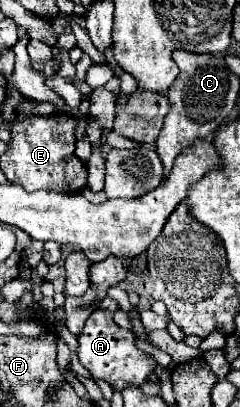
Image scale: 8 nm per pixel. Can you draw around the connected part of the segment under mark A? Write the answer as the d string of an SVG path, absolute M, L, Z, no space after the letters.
M98 310L92 312L92 316L86 320L82 334L78 336L78 358L94 378L102 378L114 388L122 390L124 384L142 386L148 374L156 368L156 362L152 356L138 350L134 340L136 336L130 330L122 330L114 324L110 310Z

